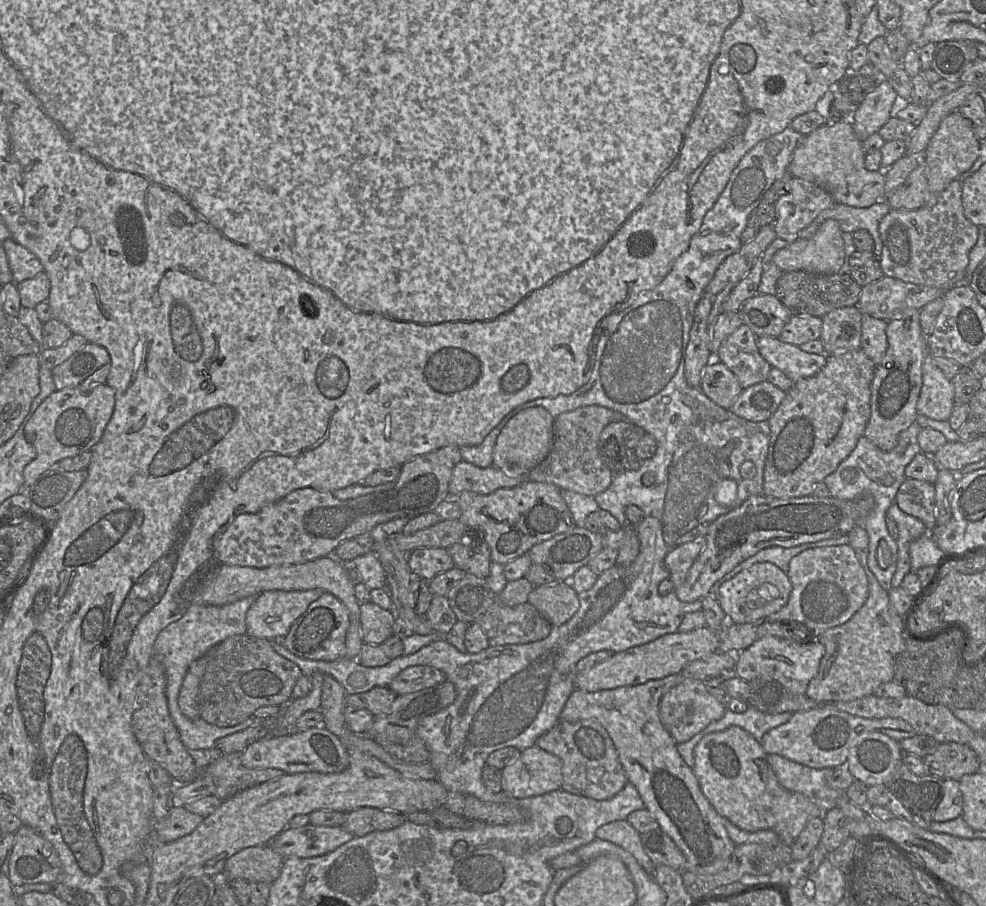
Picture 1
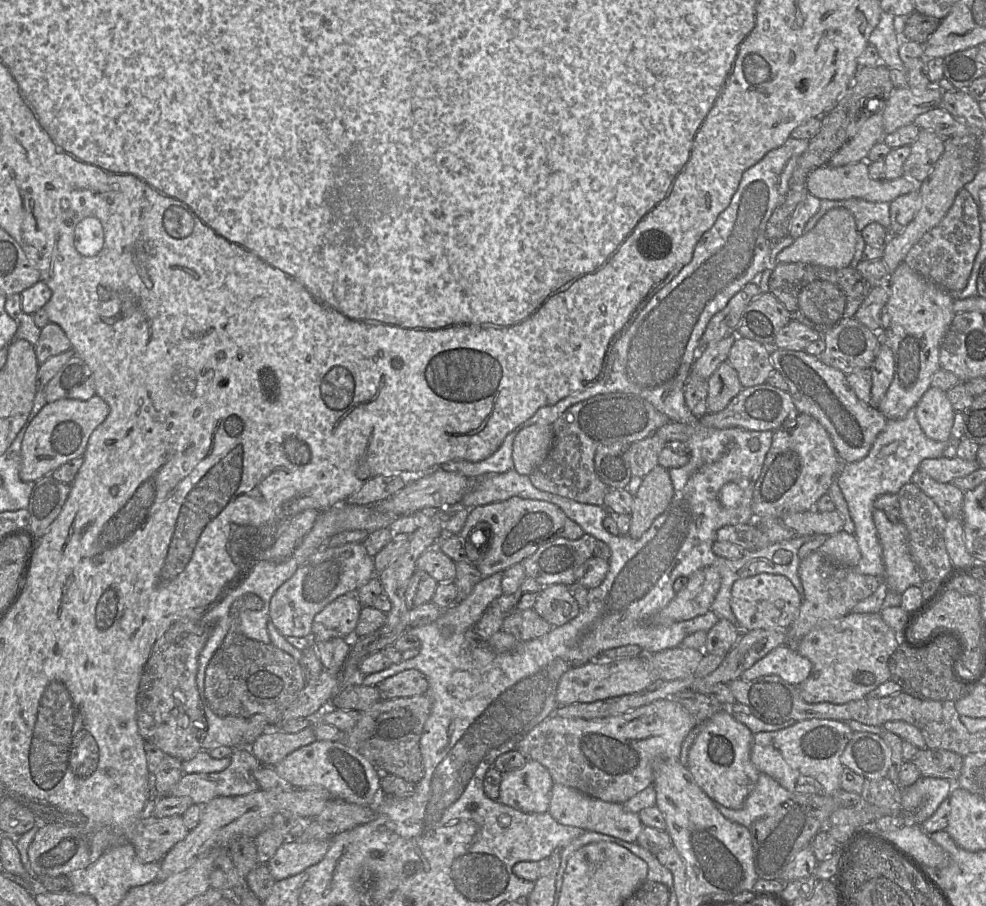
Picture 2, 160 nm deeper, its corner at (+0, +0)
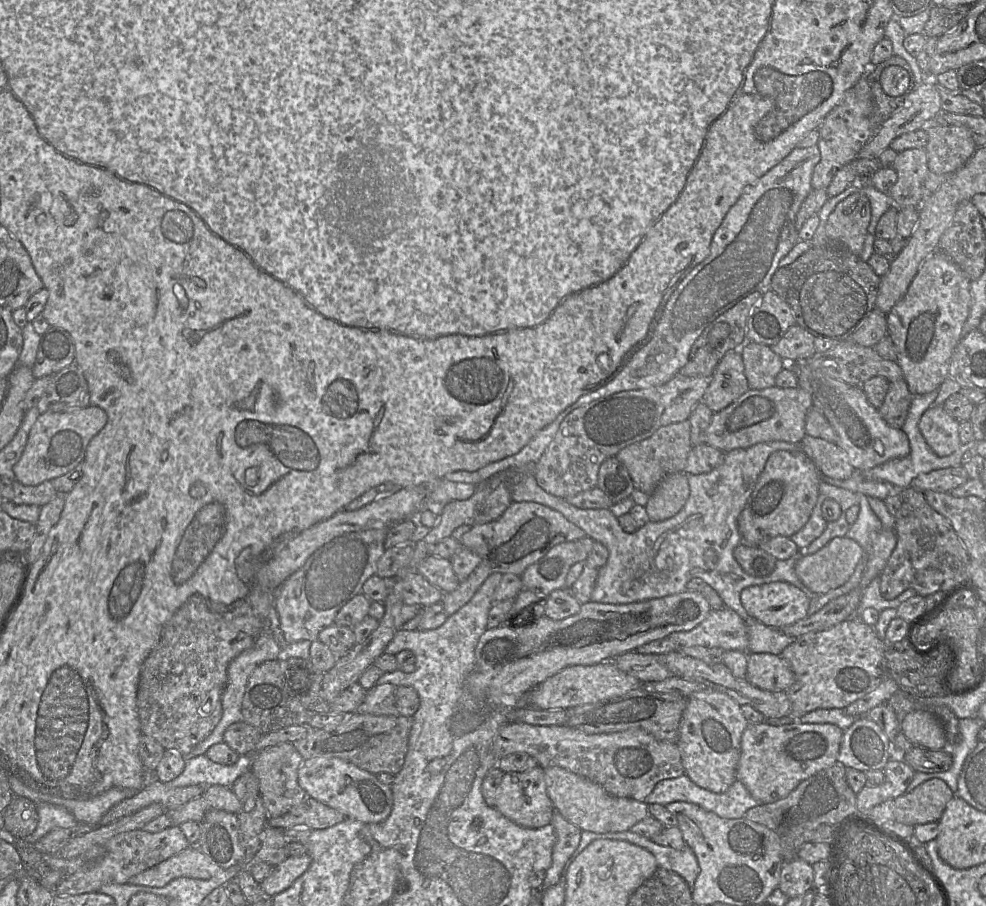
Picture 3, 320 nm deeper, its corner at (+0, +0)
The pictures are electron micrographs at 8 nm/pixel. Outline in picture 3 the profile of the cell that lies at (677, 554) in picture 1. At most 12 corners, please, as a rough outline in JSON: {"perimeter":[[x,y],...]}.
{"perimeter":[[741,542],[733,556],[754,577],[765,577],[777,559]]}

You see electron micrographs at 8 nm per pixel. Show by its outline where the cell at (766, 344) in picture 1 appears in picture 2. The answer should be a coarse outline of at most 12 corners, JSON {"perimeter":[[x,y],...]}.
{"perimeter":[[771,348],[800,413],[843,463],[869,453],[887,419],[846,374],[806,351]]}

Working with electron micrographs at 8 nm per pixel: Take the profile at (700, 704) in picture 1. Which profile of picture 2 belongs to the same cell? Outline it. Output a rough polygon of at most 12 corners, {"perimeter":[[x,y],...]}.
{"perimeter":[[669,697],[595,720],[551,715],[515,751],[554,783],[623,804],[679,760]]}

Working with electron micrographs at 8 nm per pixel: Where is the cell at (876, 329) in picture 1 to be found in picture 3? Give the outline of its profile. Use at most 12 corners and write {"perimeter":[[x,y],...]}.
{"perimeter":[[905,380],[892,381],[878,411],[901,429],[912,398]]}

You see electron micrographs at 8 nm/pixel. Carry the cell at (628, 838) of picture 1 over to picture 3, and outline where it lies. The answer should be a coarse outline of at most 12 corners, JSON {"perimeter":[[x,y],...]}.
{"perimeter":[[559,767],[548,796],[582,831],[625,832],[649,805]]}

